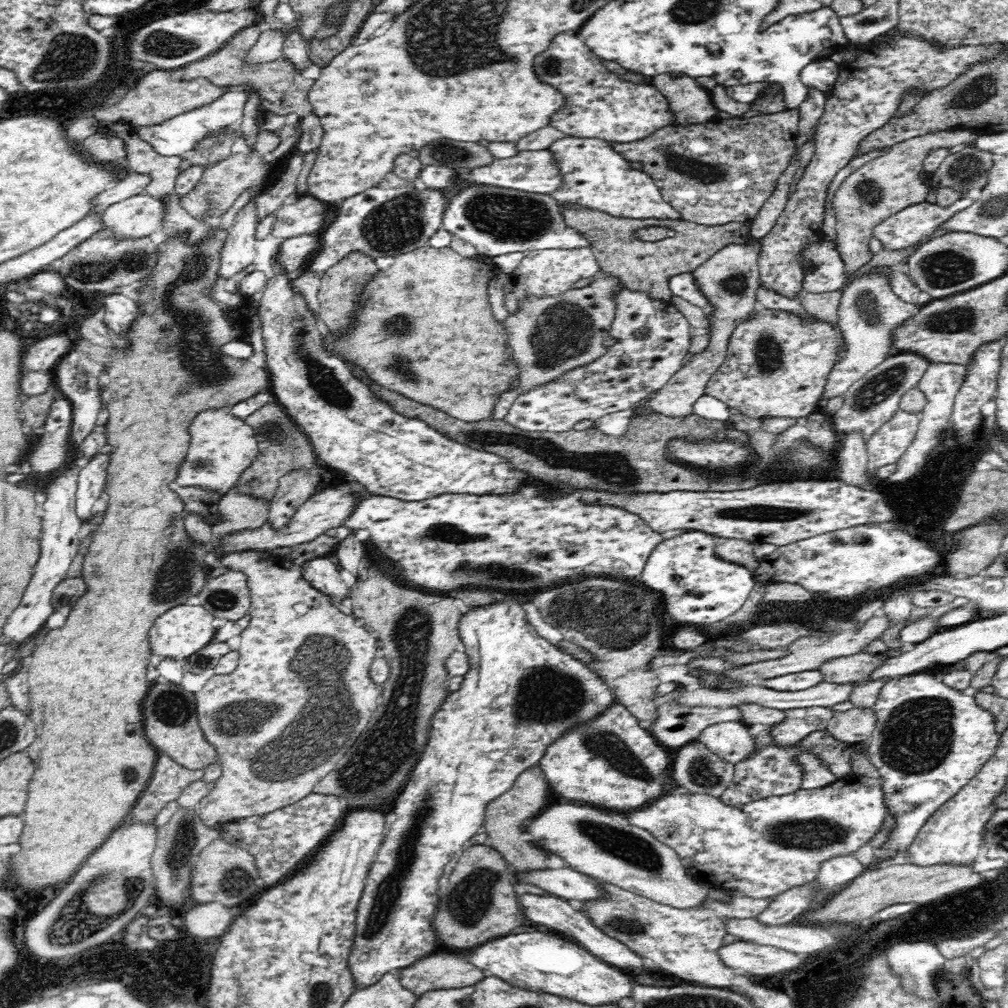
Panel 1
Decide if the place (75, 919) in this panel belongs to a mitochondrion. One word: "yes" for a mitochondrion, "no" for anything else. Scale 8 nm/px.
yes

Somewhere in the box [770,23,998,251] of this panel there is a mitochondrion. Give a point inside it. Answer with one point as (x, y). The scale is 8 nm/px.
(967, 169)

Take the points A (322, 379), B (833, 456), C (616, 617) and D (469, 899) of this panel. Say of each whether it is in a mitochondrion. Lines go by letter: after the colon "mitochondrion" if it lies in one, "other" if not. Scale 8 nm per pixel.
A: mitochondrion
B: other
C: mitochondrion
D: mitochondrion

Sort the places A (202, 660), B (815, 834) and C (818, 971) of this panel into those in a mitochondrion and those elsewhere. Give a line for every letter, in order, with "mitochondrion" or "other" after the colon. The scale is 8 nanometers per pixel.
A: mitochondrion
B: mitochondrion
C: other

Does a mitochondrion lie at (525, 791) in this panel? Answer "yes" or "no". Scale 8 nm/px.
no

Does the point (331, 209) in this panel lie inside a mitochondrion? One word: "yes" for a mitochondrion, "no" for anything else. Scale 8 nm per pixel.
no

